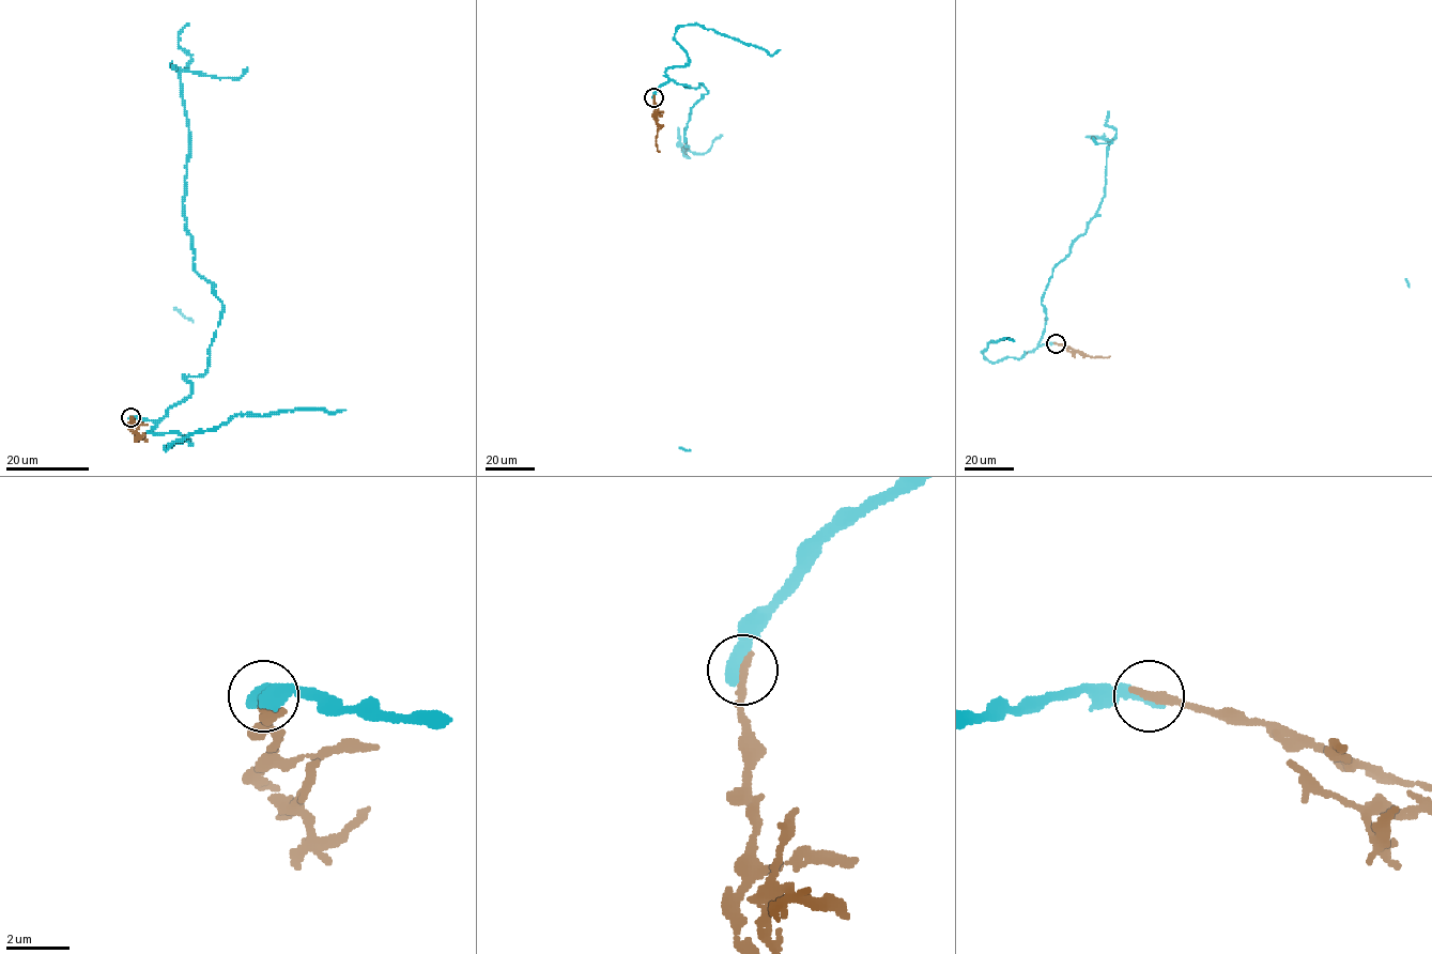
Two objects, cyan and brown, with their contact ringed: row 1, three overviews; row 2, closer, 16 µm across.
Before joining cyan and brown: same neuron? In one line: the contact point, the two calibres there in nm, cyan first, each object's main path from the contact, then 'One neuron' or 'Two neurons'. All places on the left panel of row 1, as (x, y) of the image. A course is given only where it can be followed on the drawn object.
Place: (131, 417). Thickness 440 nm (cyan) against 320 nm. Course of cyan: (131, 417), (190, 395), (222, 308), (195, 268), (186, 166), (176, 308), (194, 322). Course of brown: (131, 417), (131, 429), (138, 436), (134, 441), (140, 439). Two neurons

